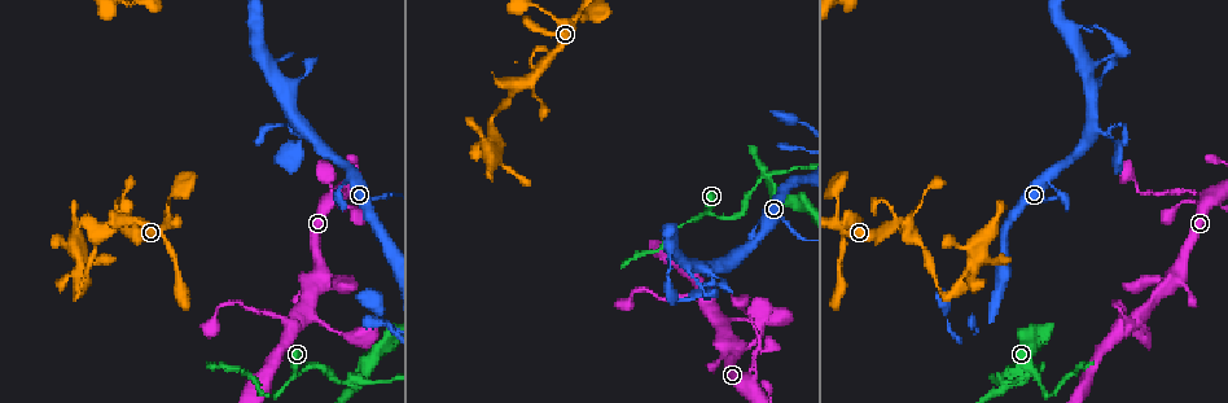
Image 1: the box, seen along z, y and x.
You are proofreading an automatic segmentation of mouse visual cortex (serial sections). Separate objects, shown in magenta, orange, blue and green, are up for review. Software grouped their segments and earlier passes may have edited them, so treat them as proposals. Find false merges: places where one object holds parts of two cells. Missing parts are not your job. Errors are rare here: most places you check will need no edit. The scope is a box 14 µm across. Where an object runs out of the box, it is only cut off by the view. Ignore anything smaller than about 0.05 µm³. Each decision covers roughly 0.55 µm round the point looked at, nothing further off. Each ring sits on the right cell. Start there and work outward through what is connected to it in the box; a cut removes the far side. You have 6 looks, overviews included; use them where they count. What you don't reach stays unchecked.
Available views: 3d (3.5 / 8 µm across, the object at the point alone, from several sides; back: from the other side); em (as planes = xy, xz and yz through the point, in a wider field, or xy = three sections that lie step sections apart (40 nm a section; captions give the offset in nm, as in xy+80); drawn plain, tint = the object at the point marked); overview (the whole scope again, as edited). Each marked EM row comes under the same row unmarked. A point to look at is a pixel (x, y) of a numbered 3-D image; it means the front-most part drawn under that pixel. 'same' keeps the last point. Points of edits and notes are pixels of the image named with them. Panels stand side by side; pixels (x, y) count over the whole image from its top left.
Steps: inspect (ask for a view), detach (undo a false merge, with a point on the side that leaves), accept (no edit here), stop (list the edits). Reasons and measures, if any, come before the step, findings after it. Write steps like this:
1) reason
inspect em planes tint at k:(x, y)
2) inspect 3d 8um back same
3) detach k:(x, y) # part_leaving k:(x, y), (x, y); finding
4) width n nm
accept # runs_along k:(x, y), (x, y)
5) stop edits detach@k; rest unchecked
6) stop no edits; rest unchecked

sharp bend
inspect 3d 3.5um at 1:(348, 381)

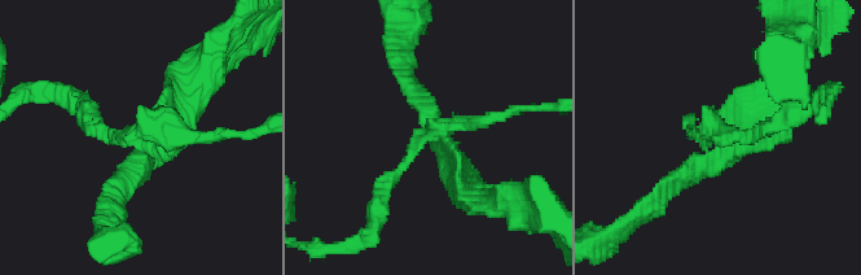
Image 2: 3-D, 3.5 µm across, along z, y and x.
inspect em xy step 5 tint at 2:(134, 137)

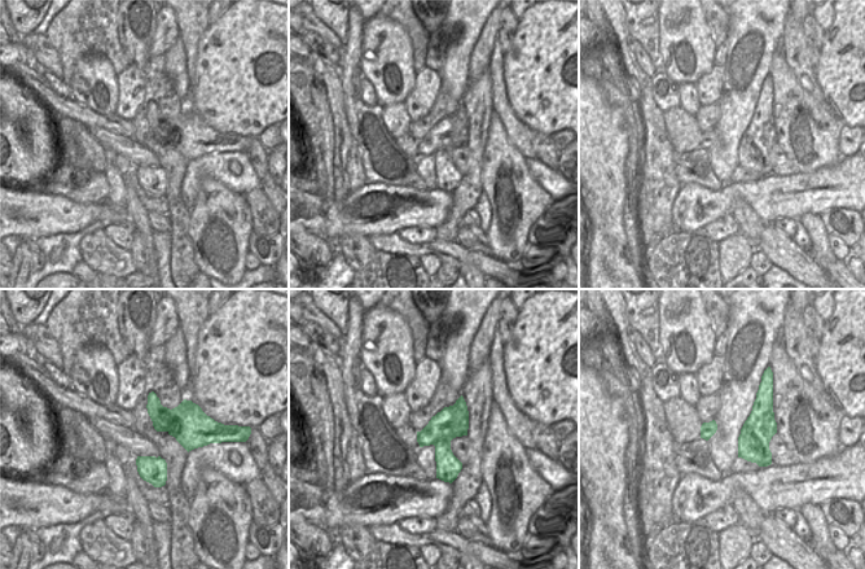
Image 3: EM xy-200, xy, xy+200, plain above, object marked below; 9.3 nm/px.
inspect em xy step 3 tint same

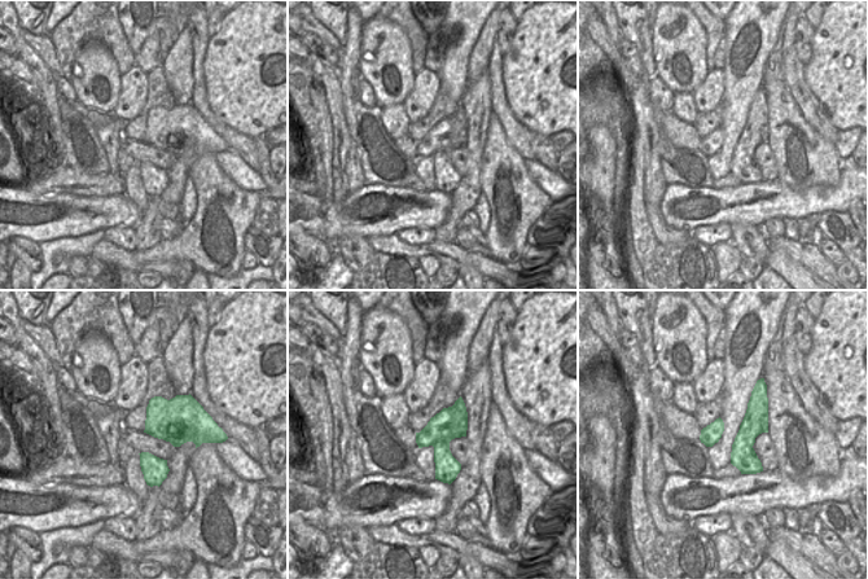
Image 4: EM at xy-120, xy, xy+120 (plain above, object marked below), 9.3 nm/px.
width 300 nm
accept # runs_along 2:(378, 200), (430, 134), (466, 190); all the same cell

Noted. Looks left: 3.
sharp bend
inspect 3d 3.5um back at 1:(79, 291)

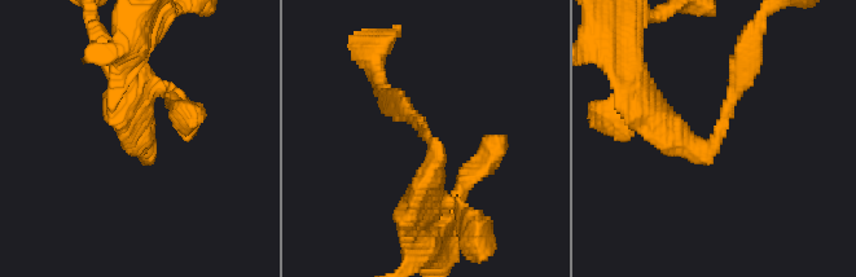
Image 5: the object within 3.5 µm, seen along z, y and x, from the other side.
arm_widths 250, 350 nm
inspect em planes tint at 5:(424, 127)

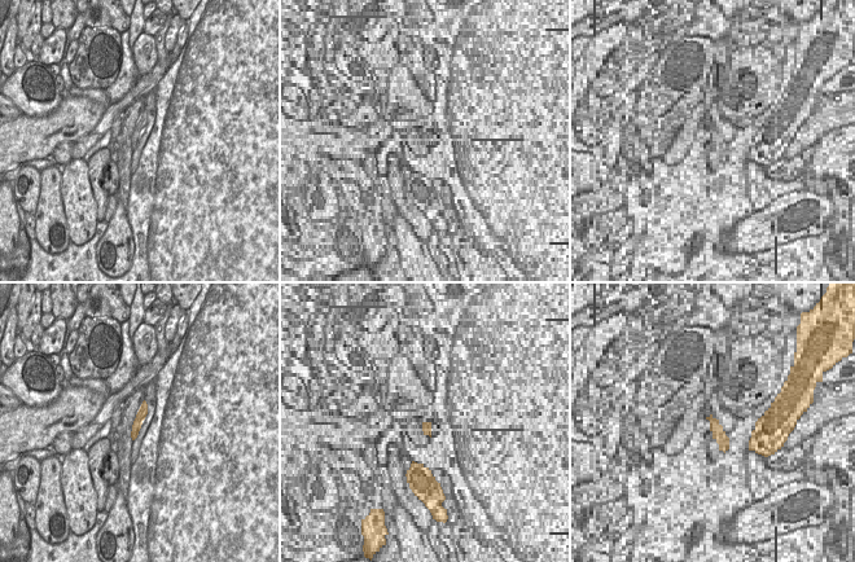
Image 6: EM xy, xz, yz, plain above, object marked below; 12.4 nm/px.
another direction
inspect em xy step 3 tint same

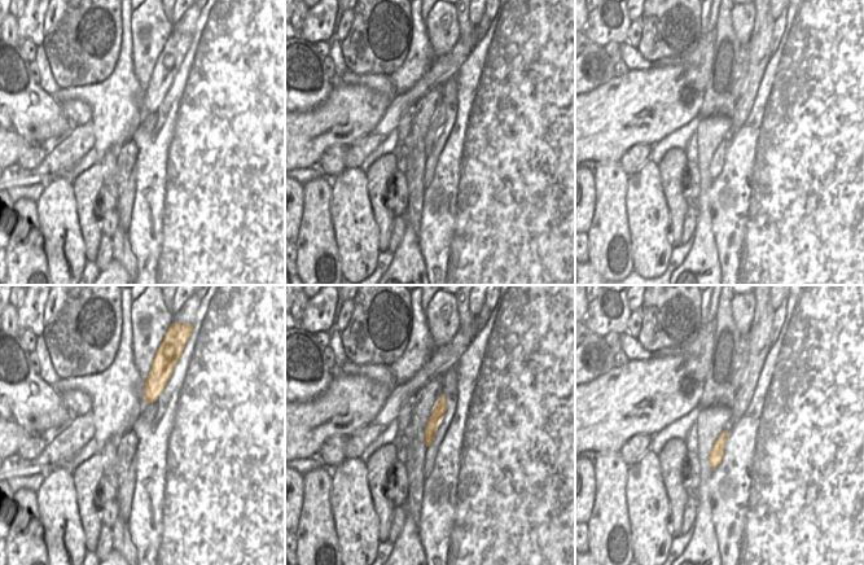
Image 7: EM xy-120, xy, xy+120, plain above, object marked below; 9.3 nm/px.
accept # runs_along 7:(442, 399), (428, 441); all the same cell

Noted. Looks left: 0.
stop no edits; rest unchecked

